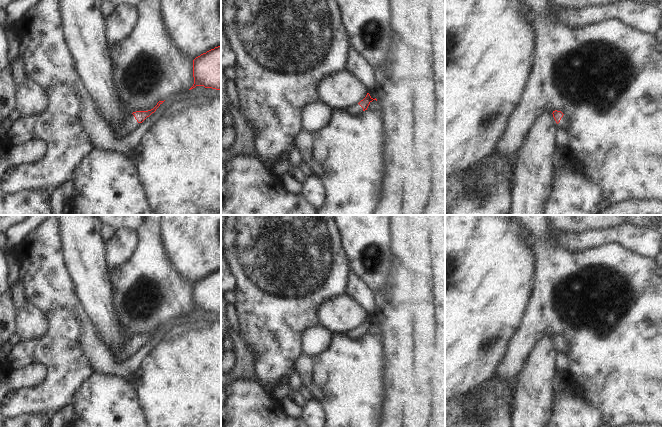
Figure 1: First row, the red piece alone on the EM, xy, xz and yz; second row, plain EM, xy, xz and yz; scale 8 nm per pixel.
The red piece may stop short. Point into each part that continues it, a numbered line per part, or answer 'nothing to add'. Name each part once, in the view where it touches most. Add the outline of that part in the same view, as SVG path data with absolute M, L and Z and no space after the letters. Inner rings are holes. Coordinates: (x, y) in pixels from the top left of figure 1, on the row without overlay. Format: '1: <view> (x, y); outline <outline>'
1: xy (130, 347); outline M131 337L125 344L125 346L116 354L116 359L124 361L128 359L132 354L137 352L139 347Z

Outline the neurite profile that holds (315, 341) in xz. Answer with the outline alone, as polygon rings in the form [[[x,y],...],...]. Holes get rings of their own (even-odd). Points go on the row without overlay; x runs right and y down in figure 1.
[[[317,325],[303,333],[302,353],[309,356],[318,356],[326,351],[333,335],[328,329]]]

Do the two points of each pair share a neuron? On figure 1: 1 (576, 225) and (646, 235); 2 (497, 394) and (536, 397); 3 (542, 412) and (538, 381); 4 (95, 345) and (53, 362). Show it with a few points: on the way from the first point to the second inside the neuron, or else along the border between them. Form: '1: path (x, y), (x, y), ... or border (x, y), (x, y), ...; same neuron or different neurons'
1: border (620, 225), (592, 228), (577, 233); different neurons
2: border (518, 375), (515, 406), (512, 412); different neurons
3: path (538, 404), (538, 389); same neuron
4: border (80, 327), (82, 348), (95, 371); different neurons

